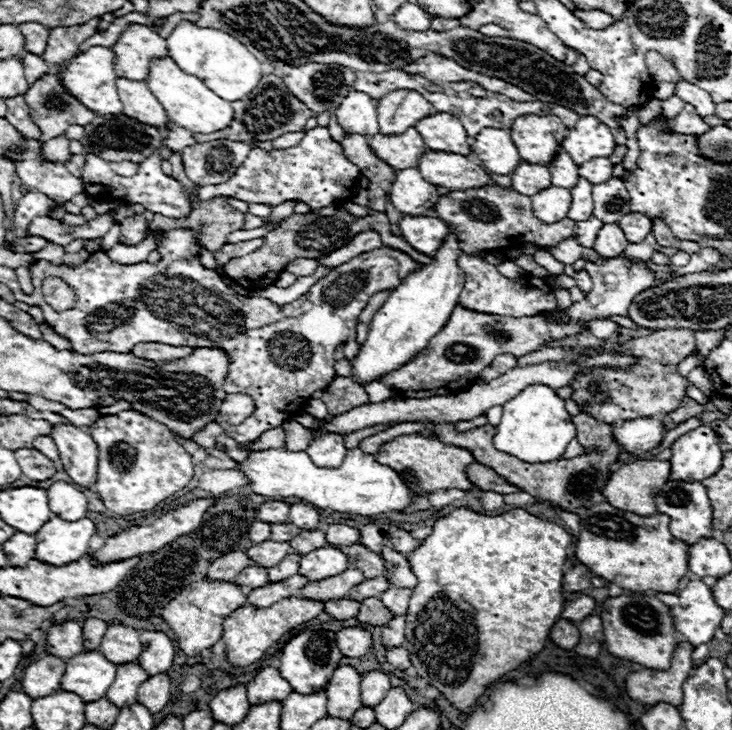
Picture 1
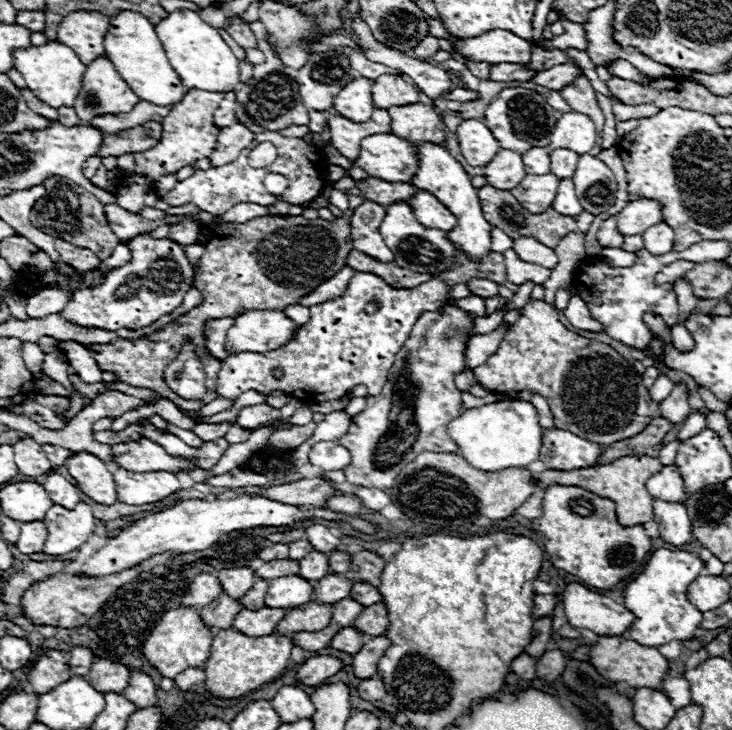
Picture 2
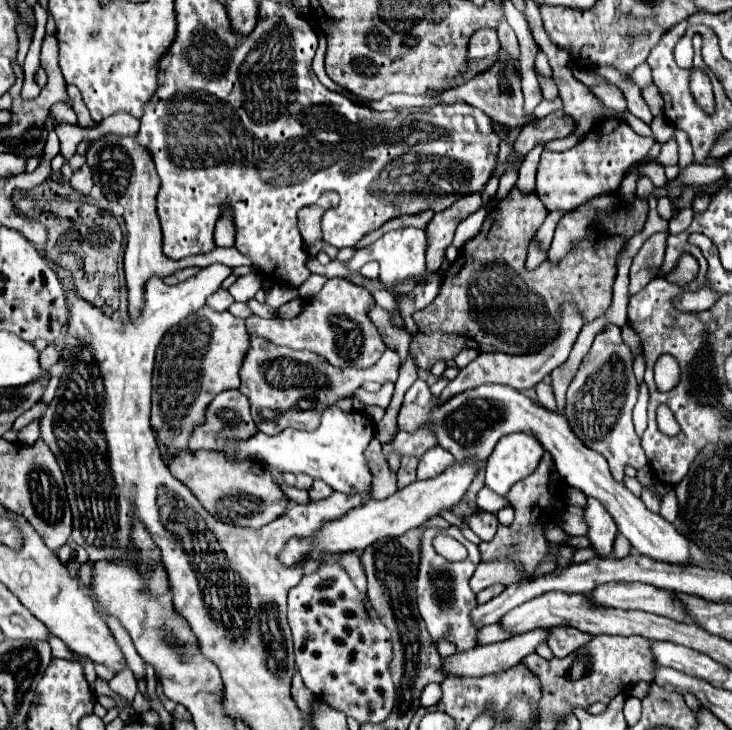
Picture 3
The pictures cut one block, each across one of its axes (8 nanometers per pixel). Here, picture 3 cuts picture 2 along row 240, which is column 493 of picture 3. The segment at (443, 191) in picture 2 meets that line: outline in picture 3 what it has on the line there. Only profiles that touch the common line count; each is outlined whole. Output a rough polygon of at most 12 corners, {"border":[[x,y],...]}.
{"border":[[534,436],[500,438],[486,462],[486,486],[506,496],[536,470]]}

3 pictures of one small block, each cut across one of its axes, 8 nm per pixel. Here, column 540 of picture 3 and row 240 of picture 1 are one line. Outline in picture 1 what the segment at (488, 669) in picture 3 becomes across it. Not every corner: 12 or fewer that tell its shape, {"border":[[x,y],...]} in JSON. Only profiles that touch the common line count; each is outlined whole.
{"border":[[632,212],[618,226],[628,242],[638,244],[652,230],[652,220]]}

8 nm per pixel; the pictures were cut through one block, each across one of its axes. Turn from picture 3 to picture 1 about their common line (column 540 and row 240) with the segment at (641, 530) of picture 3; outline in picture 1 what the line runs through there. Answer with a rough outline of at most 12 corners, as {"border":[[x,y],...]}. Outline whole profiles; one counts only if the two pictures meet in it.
{"border":[[404,216],[400,234],[432,256],[448,236],[440,218]]}

